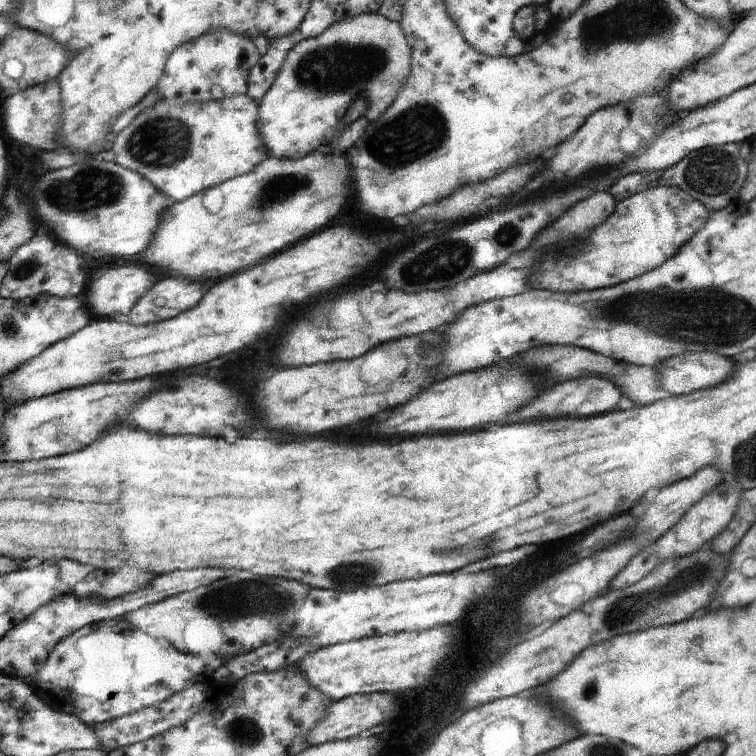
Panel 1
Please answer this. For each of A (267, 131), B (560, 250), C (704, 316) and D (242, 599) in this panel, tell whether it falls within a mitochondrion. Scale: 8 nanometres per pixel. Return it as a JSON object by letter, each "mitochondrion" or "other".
{"A":"other","B":"other","C":"mitochondrion","D":"mitochondrion"}

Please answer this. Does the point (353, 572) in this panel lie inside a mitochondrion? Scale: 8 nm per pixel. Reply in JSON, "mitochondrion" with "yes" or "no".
{"mitochondrion":"yes"}

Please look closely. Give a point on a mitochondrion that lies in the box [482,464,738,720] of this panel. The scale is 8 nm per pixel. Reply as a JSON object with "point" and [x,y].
{"point":[698,573]}

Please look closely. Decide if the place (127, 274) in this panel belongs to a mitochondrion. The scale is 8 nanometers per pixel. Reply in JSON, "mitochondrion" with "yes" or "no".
{"mitochondrion":"no"}

